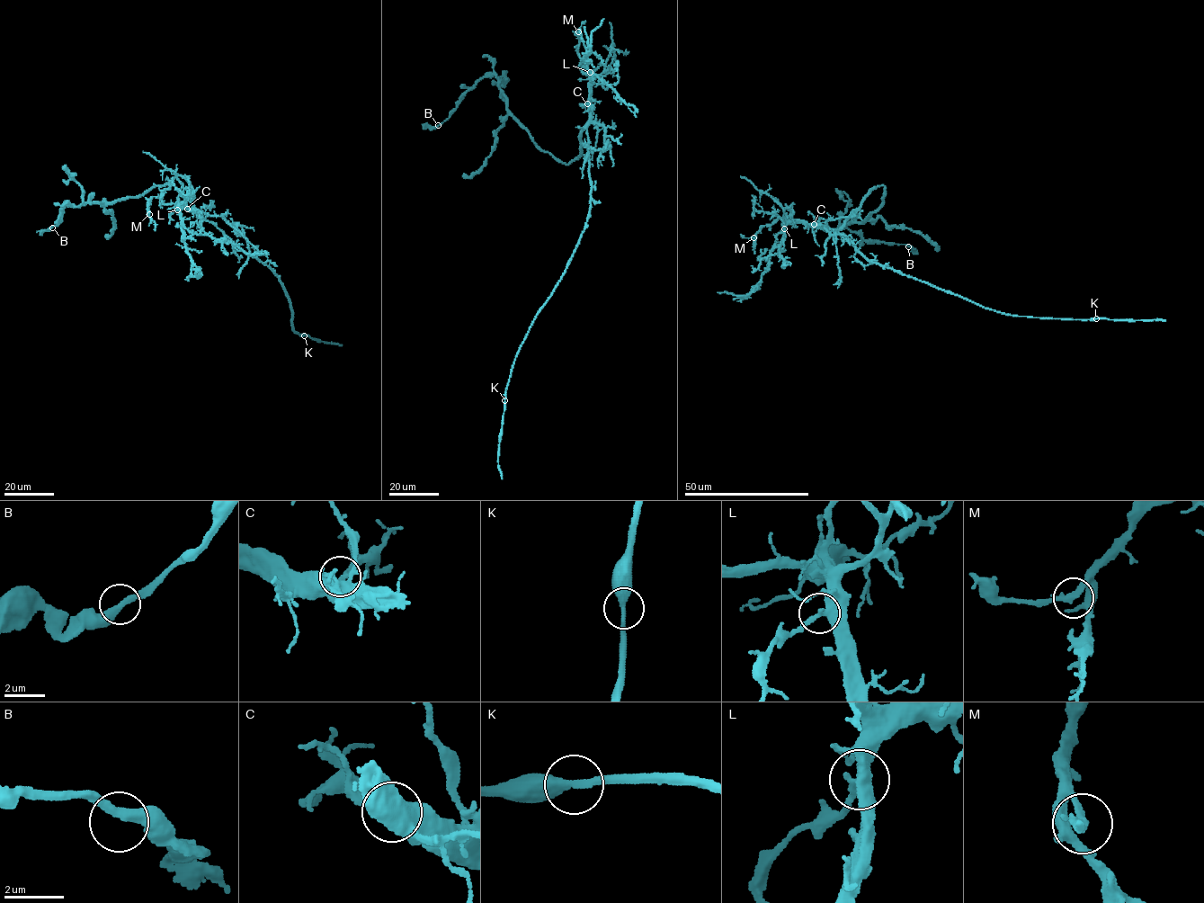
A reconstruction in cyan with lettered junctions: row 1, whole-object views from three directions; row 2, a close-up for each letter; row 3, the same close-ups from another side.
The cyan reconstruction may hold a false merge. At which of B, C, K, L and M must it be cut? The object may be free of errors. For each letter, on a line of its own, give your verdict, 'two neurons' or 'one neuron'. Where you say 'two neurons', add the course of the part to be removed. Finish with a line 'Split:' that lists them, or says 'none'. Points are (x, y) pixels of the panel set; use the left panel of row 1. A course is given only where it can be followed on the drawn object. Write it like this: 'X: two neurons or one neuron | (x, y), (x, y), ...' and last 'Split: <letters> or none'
B: one neuron
C: one neuron
K: one neuron
L: one neuron
M: one neuron
Split: none

